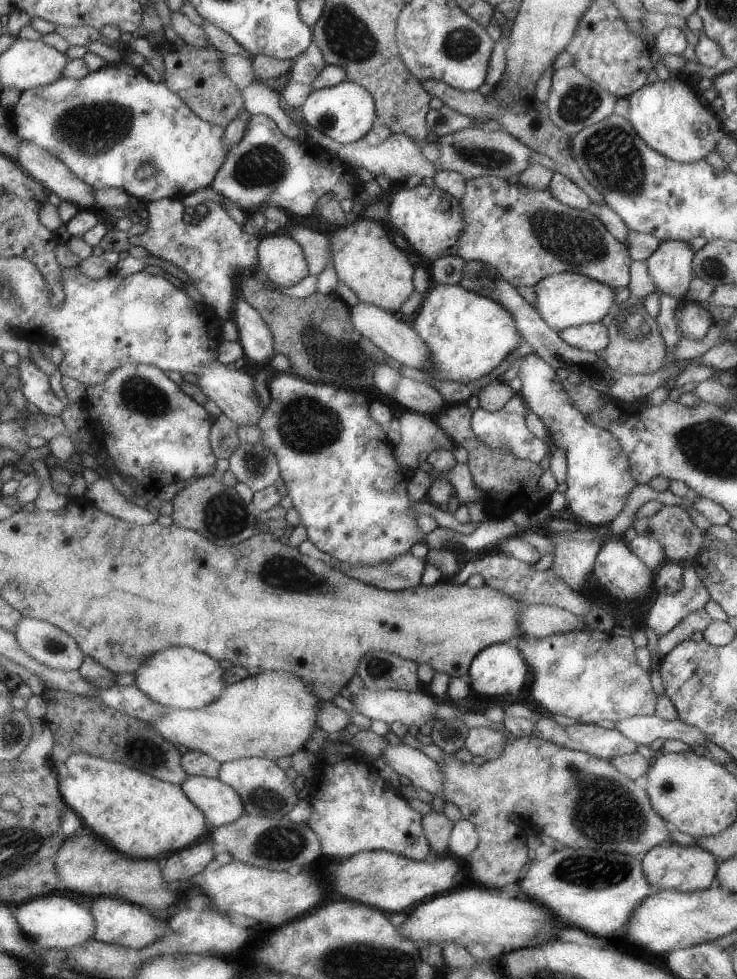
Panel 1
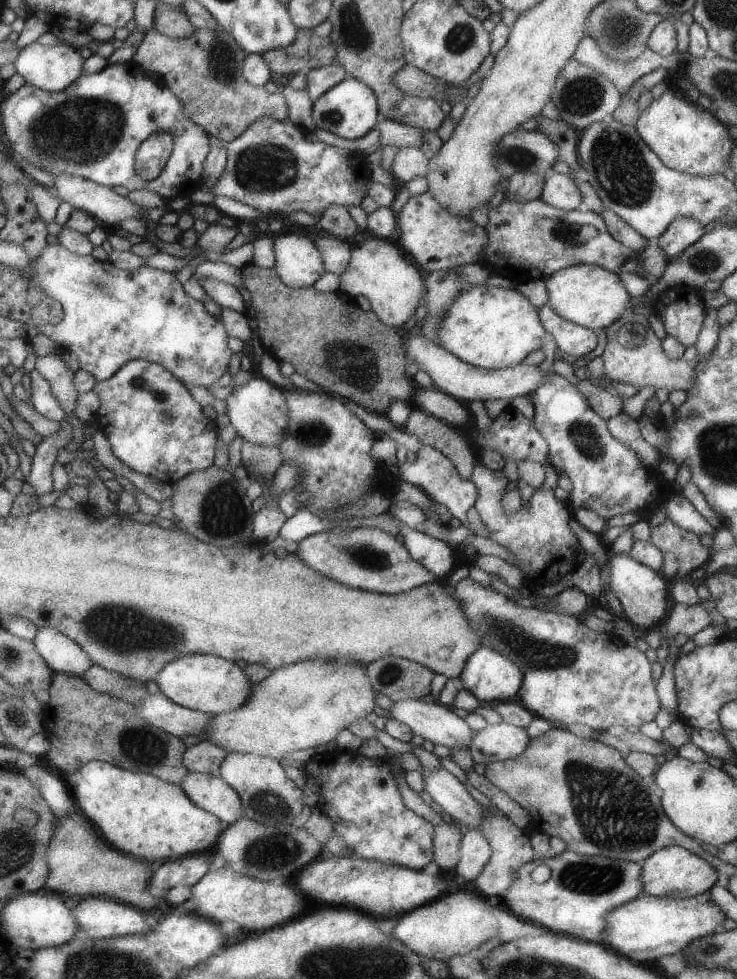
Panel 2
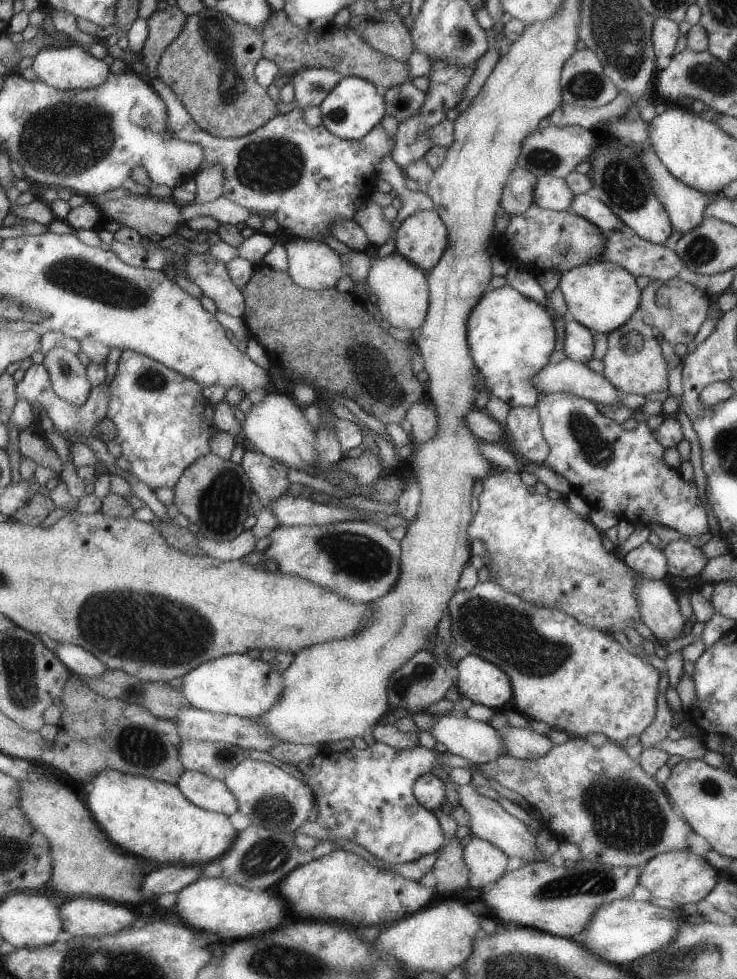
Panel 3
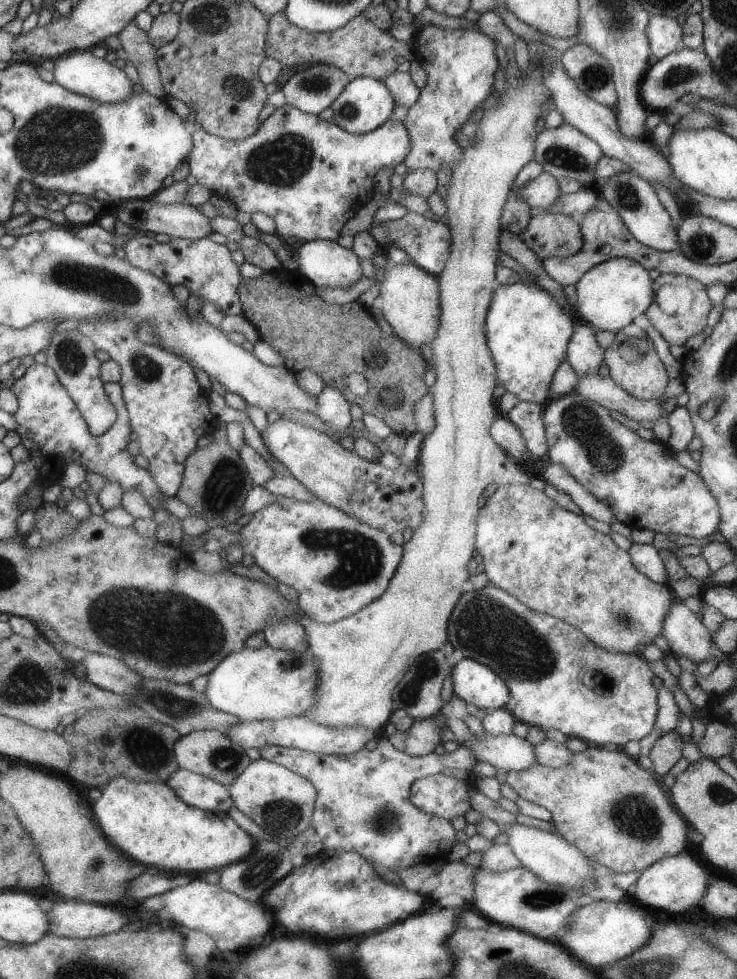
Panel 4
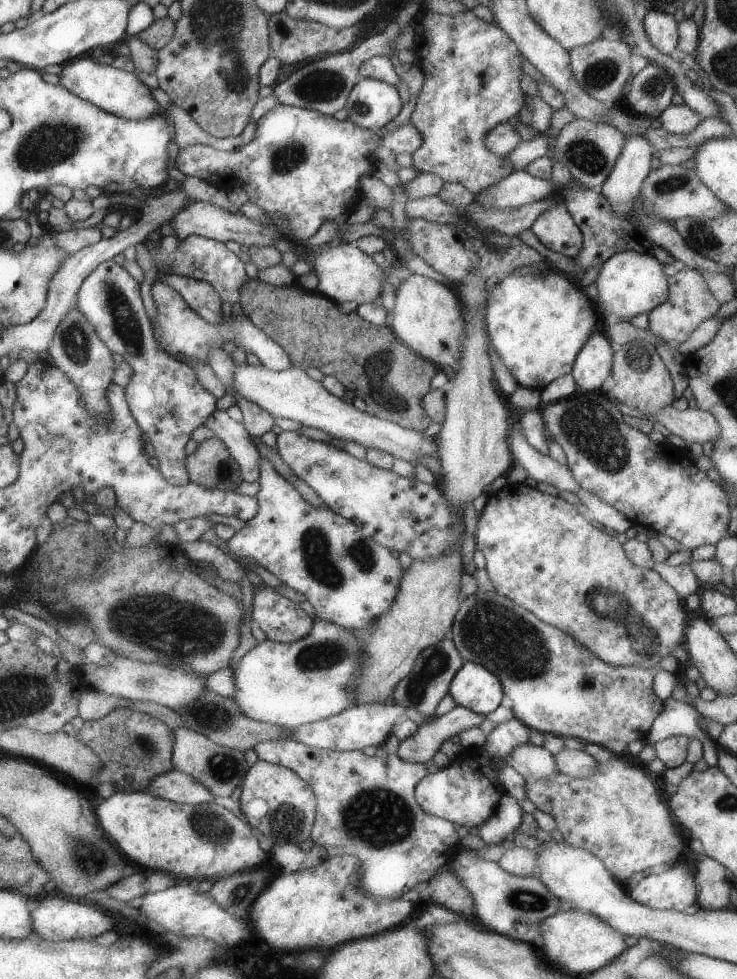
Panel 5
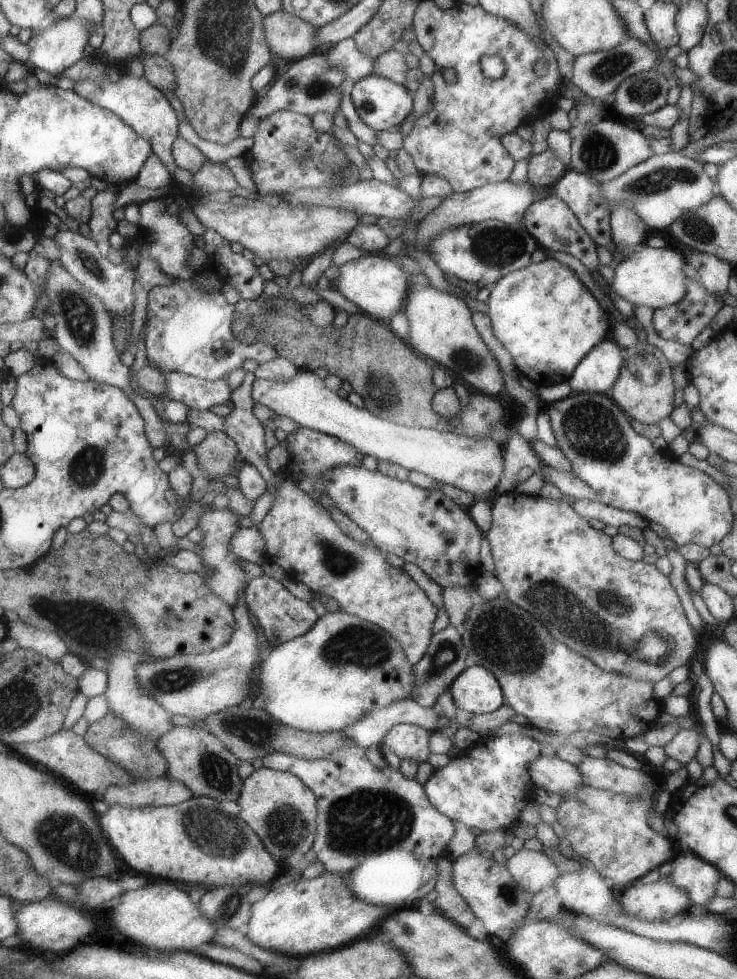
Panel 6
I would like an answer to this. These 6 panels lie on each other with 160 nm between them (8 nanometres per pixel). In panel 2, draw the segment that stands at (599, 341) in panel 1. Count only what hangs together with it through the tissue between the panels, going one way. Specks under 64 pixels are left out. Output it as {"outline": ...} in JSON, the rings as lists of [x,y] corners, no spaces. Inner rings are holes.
{"outline":[[[548,302],[542,304],[538,308],[538,317],[547,334],[554,338],[557,350],[560,352],[565,352],[565,354],[571,354],[571,356],[577,356],[579,363],[581,357],[589,354],[589,352],[591,352],[591,350],[593,350],[595,346],[597,346],[597,332],[561,318],[549,306]]]}

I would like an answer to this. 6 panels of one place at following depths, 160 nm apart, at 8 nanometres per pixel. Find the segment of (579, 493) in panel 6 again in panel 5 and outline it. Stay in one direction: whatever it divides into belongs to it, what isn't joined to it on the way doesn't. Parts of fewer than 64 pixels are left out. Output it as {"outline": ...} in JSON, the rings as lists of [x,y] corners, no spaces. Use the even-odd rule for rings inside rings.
{"outline":[[[517,426],[508,431],[508,445],[513,463],[519,463],[526,470],[530,484],[551,484],[559,493],[575,493],[580,488],[565,464],[555,462],[551,457],[542,455],[529,446]]]}

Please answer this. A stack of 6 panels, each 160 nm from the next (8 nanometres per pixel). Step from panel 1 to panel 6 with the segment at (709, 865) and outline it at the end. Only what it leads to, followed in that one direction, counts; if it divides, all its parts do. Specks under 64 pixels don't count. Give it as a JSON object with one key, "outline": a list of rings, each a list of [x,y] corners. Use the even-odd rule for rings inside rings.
{"outline":[[[634,881],[621,898],[619,904],[625,914],[641,920],[674,920],[686,912],[691,905],[687,890],[664,881],[642,884]]]}

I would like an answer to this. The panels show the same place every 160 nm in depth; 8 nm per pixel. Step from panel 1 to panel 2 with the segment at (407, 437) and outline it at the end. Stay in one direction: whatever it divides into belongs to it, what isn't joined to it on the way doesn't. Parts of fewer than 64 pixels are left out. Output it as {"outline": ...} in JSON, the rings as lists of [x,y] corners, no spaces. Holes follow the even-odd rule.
{"outline":[[[417,406],[410,409],[402,426],[404,431],[416,436],[421,444],[432,446],[438,450],[451,461],[458,475],[464,481],[469,481],[476,462],[465,438],[459,436],[451,425],[428,415]]]}

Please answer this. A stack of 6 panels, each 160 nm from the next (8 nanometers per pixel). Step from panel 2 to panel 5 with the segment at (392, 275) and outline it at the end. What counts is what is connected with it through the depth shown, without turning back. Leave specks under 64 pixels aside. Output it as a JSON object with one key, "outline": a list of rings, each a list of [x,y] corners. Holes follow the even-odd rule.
{"outline":[[[413,273],[395,289],[389,327],[415,354],[438,368],[449,366],[455,369],[460,360],[460,342],[464,337],[461,308],[460,300],[452,288]]]}

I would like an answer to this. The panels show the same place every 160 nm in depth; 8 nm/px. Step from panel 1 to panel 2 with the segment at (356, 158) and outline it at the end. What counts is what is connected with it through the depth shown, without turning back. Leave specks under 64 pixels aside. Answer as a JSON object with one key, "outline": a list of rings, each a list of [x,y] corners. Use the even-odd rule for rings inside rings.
{"outline":[[[401,147],[394,154],[390,169],[394,178],[406,183],[413,178],[424,177],[427,174],[428,160],[421,149]]]}

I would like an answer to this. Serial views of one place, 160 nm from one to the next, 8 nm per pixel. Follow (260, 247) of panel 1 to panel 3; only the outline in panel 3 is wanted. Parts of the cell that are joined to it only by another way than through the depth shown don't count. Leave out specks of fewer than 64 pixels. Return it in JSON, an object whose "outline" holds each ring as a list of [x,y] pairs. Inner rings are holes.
{"outline":[[[295,238],[287,242],[284,247],[286,248],[288,258],[288,269],[286,272],[289,273],[289,276],[296,285],[304,289],[320,291],[334,288],[337,280],[346,274],[342,257],[327,244],[323,243],[322,240]]]}

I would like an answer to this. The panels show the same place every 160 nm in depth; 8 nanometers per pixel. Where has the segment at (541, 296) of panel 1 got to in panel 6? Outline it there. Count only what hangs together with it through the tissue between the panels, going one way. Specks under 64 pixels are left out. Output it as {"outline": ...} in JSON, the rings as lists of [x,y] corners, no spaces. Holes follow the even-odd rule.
{"outline":[[[641,243],[627,258],[612,266],[613,280],[609,288],[614,293],[631,304],[645,306],[651,310],[673,305],[679,302],[685,294],[685,274],[683,266],[686,261],[681,248],[669,244],[666,248],[653,249]]]}

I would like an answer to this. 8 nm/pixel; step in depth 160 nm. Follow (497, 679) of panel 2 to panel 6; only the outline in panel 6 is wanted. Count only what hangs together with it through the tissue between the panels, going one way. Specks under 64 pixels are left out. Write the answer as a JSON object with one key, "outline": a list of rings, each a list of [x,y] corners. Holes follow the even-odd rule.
{"outline":[[[481,666],[466,667],[448,688],[456,708],[481,715],[503,704],[501,688],[491,672]]]}

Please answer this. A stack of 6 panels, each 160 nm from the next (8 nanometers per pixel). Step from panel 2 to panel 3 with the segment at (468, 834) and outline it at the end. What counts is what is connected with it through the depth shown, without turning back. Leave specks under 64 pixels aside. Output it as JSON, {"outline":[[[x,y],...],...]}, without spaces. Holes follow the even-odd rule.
{"outline":[[[472,836],[462,849],[470,872],[468,884],[473,888],[484,890],[508,868],[508,856],[489,841]]]}

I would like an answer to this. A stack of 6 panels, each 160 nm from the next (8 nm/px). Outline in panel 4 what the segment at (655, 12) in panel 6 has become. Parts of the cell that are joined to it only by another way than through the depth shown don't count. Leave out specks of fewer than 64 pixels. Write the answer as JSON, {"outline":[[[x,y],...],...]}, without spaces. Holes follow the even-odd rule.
{"outline":[[[651,15],[646,24],[645,34],[648,38],[650,52],[658,59],[683,48],[682,27],[677,24],[675,19],[661,15]]]}

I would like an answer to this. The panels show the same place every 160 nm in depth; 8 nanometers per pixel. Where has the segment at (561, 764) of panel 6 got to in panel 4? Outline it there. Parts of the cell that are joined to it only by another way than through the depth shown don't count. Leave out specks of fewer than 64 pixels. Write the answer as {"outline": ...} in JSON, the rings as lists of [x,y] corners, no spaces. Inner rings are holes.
{"outline":[[[469,732],[470,738],[461,746],[467,747],[477,761],[487,762],[508,771],[524,771],[537,764],[534,746],[521,737],[511,735],[490,735],[484,732],[483,738]]]}

